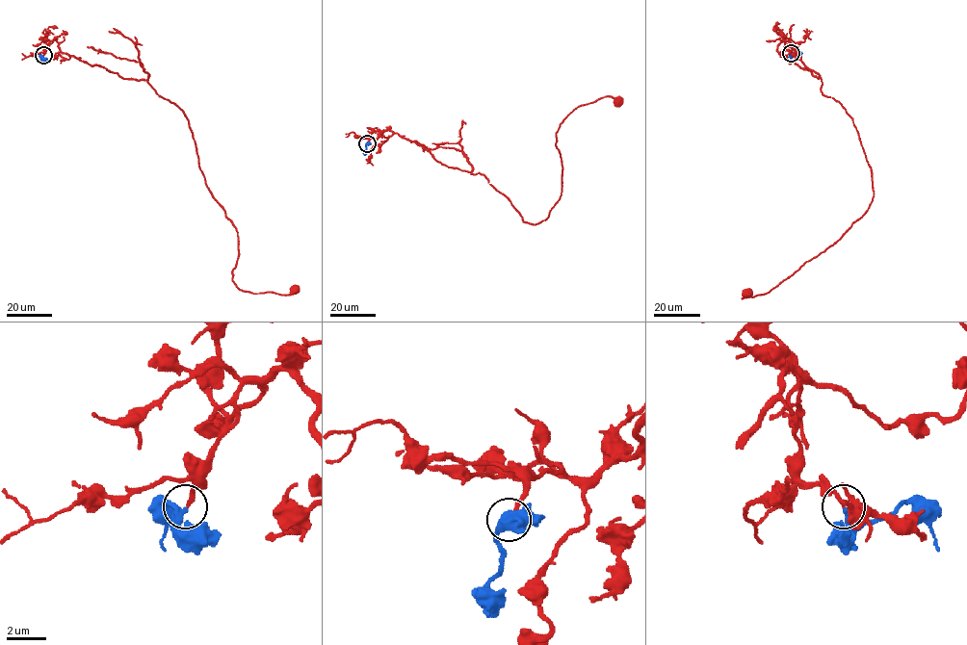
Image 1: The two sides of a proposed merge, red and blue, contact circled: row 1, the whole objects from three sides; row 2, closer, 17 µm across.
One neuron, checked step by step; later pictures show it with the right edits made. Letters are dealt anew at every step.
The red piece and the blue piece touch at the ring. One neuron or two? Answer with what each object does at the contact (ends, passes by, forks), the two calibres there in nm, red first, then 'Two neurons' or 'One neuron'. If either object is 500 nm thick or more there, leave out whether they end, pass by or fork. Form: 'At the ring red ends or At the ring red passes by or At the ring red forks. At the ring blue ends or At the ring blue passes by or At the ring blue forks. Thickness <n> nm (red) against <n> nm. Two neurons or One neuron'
At the ring red ends. At the ring blue ends. Thickness 190 nm (red) against 240 nm. One neuron

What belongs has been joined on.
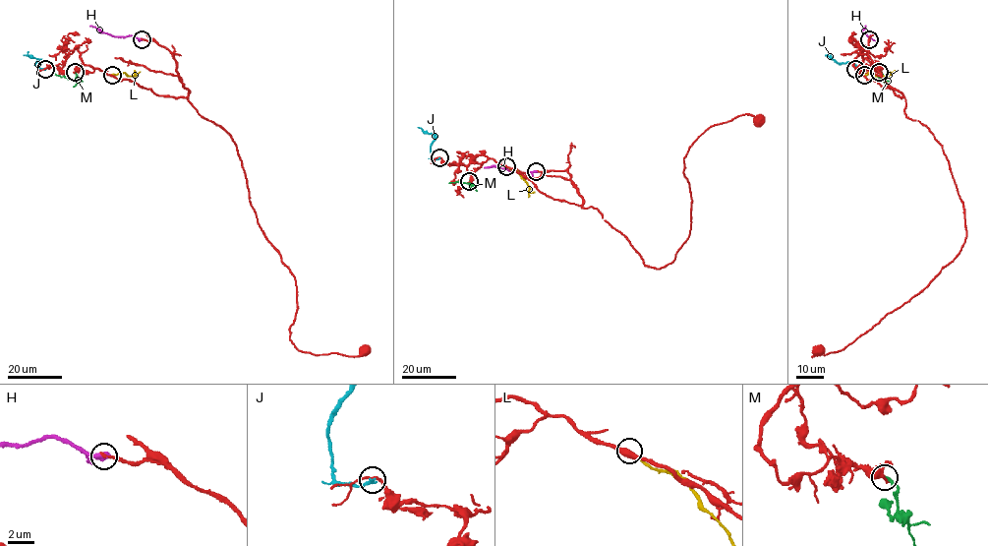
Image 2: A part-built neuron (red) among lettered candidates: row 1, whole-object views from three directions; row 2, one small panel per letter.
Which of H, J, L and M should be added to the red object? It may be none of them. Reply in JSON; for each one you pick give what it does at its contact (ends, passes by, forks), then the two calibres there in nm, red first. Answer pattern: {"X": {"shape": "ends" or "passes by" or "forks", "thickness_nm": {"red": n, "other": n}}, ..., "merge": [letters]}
{"H": {"shape": "ends", "thickness_nm": {"red": 260, "other": 550}}, "merge": ["H"]}

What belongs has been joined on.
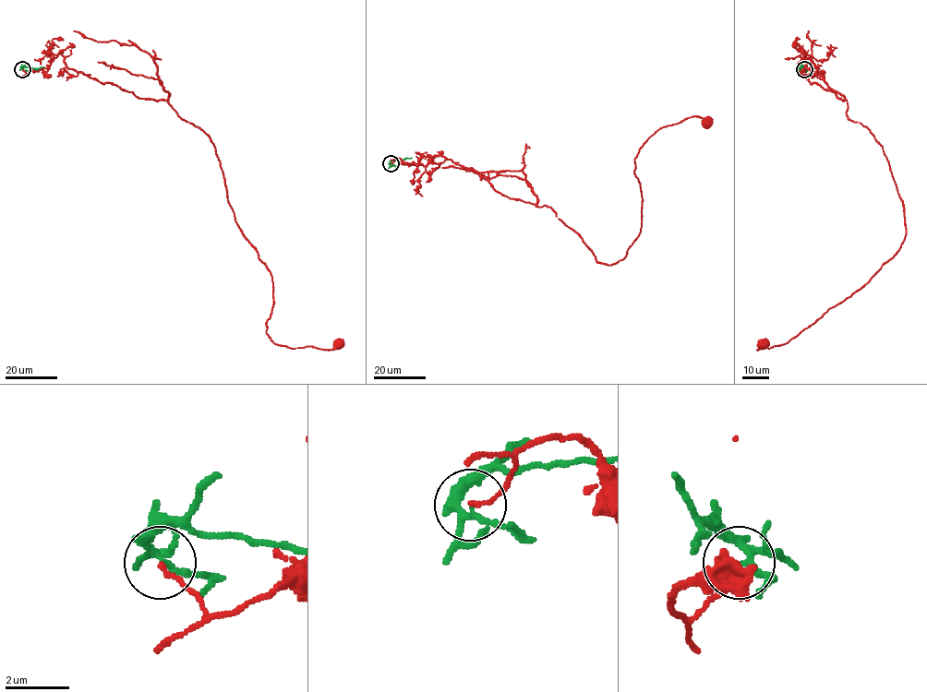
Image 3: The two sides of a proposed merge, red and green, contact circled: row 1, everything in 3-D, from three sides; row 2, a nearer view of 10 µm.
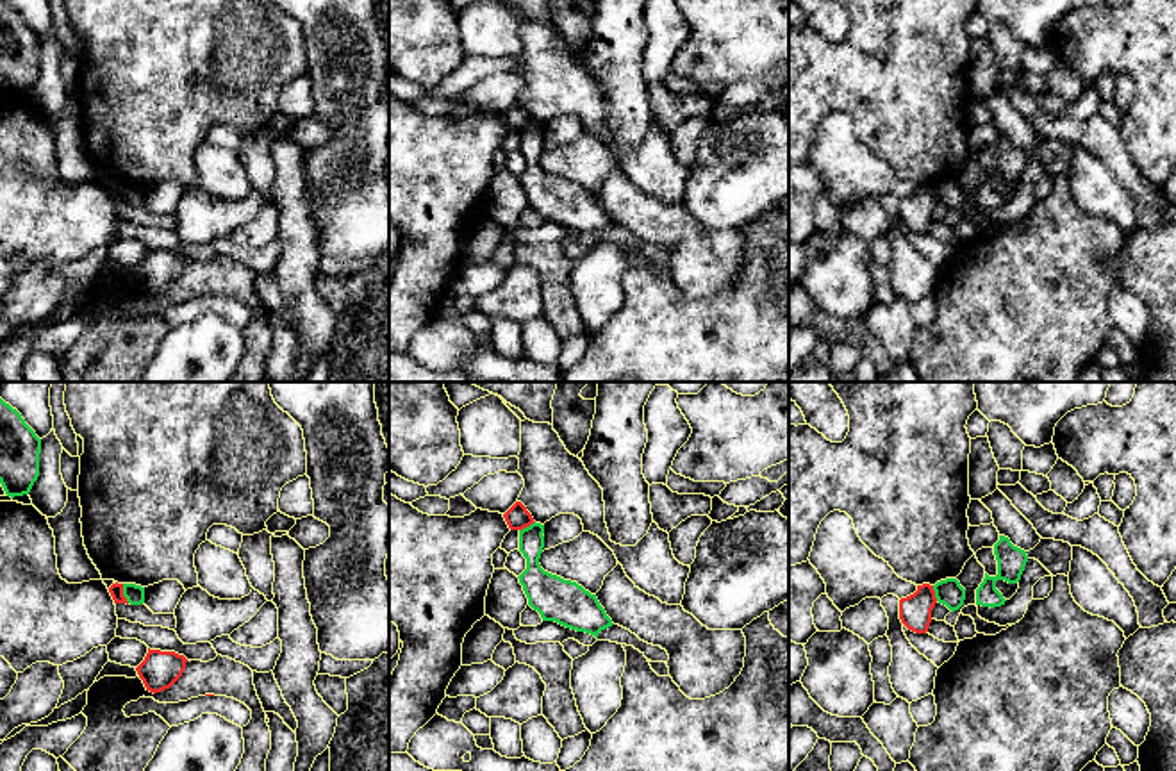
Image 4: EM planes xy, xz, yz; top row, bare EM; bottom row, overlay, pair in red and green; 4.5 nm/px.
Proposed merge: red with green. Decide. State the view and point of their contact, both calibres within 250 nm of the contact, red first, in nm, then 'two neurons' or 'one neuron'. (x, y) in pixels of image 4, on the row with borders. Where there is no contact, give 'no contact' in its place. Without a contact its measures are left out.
xy (122, 593) | 60/90 nm | two neurons

